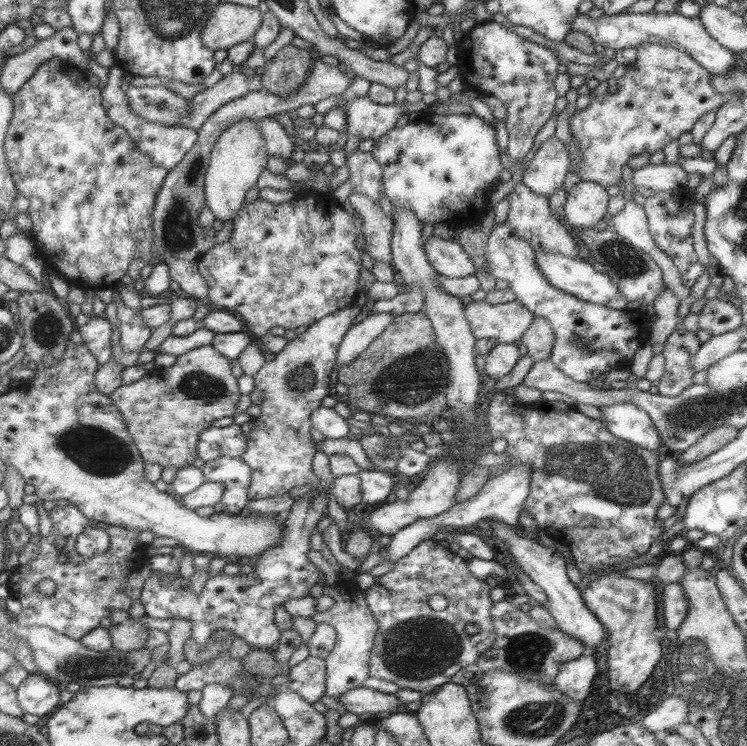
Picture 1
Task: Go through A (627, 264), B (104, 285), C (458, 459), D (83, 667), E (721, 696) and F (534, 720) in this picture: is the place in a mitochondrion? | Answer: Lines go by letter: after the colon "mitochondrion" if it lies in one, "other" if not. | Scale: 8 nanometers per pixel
A: mitochondrion
B: other
C: other
D: mitochondrion
E: mitochondrion
F: mitochondrion

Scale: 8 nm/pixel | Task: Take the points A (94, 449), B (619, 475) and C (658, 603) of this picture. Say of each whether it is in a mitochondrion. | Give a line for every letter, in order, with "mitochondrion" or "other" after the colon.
A: mitochondrion
B: mitochondrion
C: other

